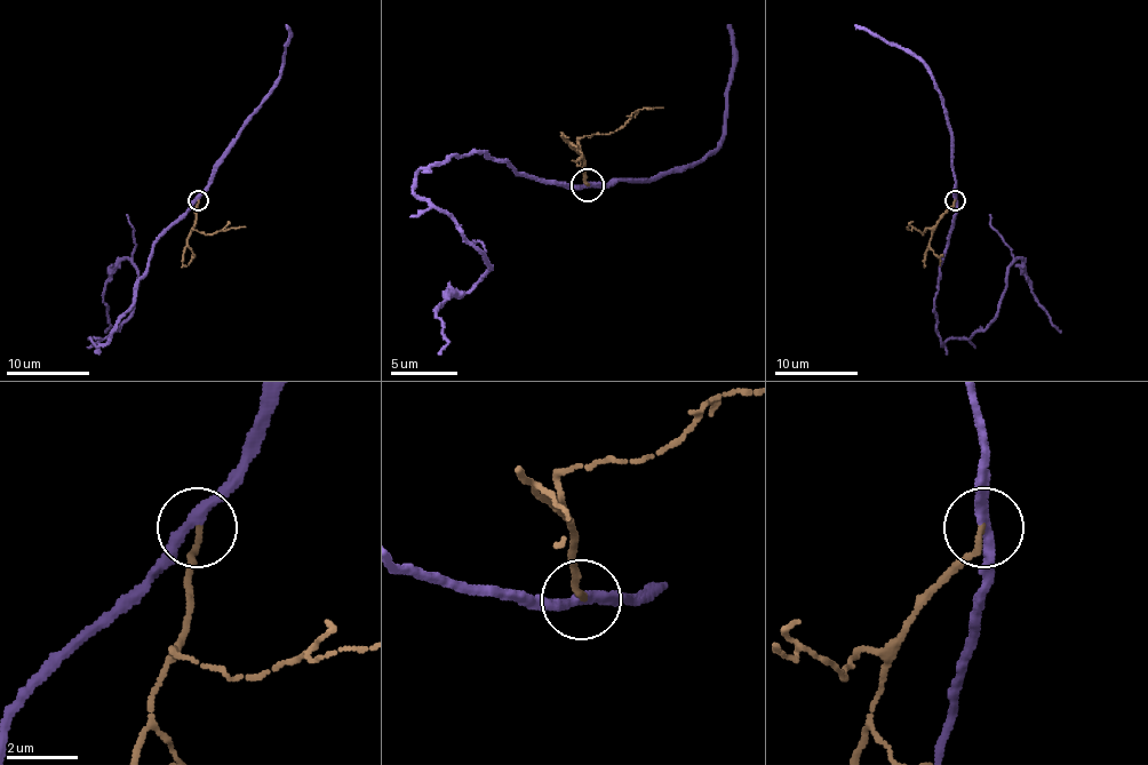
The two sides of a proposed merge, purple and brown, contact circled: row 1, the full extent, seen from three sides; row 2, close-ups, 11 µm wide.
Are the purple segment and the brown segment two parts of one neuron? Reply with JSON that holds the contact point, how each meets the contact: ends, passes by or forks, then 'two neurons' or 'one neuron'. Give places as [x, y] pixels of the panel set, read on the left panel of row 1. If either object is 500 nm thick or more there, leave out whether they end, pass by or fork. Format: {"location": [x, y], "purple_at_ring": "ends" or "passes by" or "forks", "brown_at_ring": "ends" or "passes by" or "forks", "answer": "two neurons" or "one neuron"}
{"location": [198, 200], "purple_at_ring": "passes by", "brown_at_ring": "ends", "answer": "two neurons"}

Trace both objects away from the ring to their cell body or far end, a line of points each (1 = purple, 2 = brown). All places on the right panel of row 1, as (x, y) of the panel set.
1: (955, 199), (934, 307), (942, 344), (983, 329), (996, 316), (1006, 270), (1017, 260), (1060, 332)
2: (955, 199), (942, 217), (924, 234), (907, 226)

